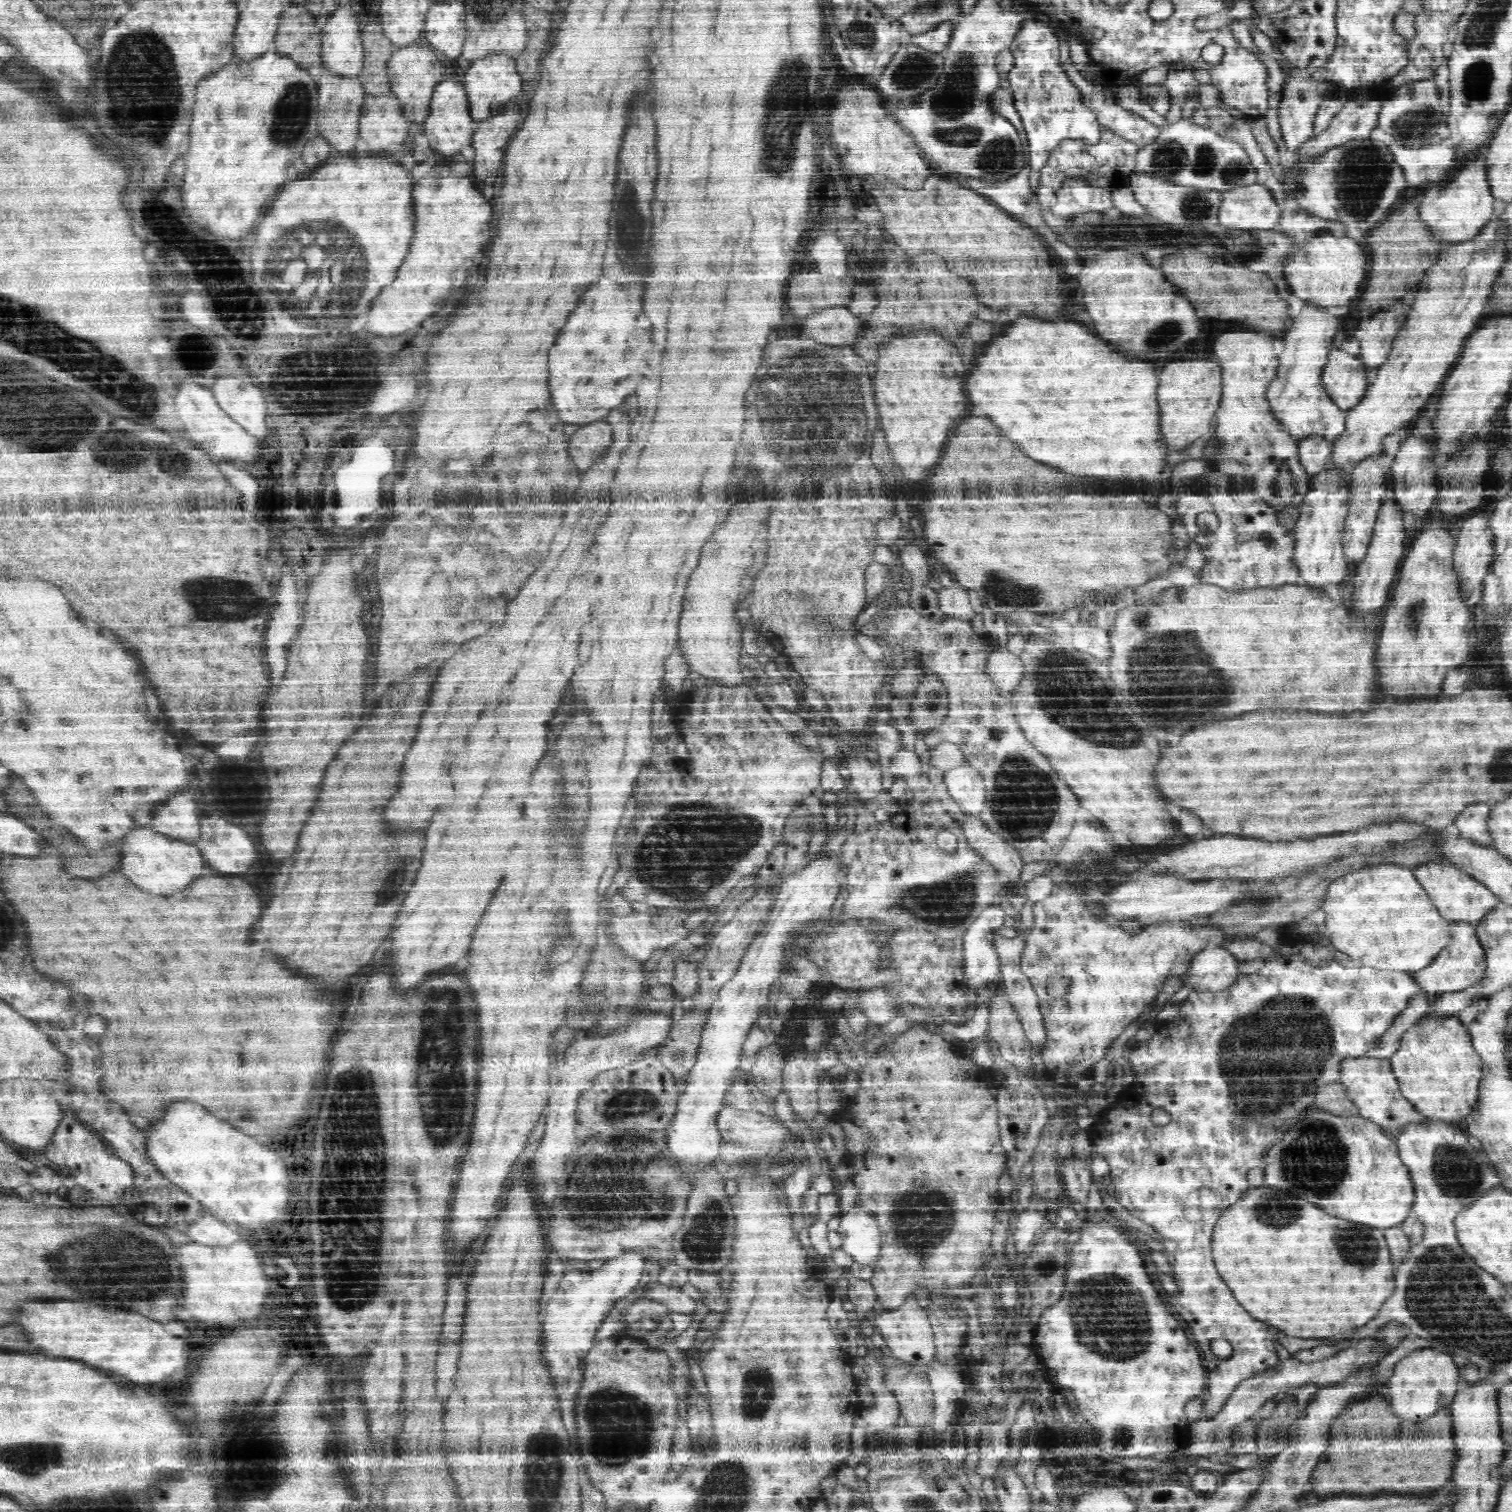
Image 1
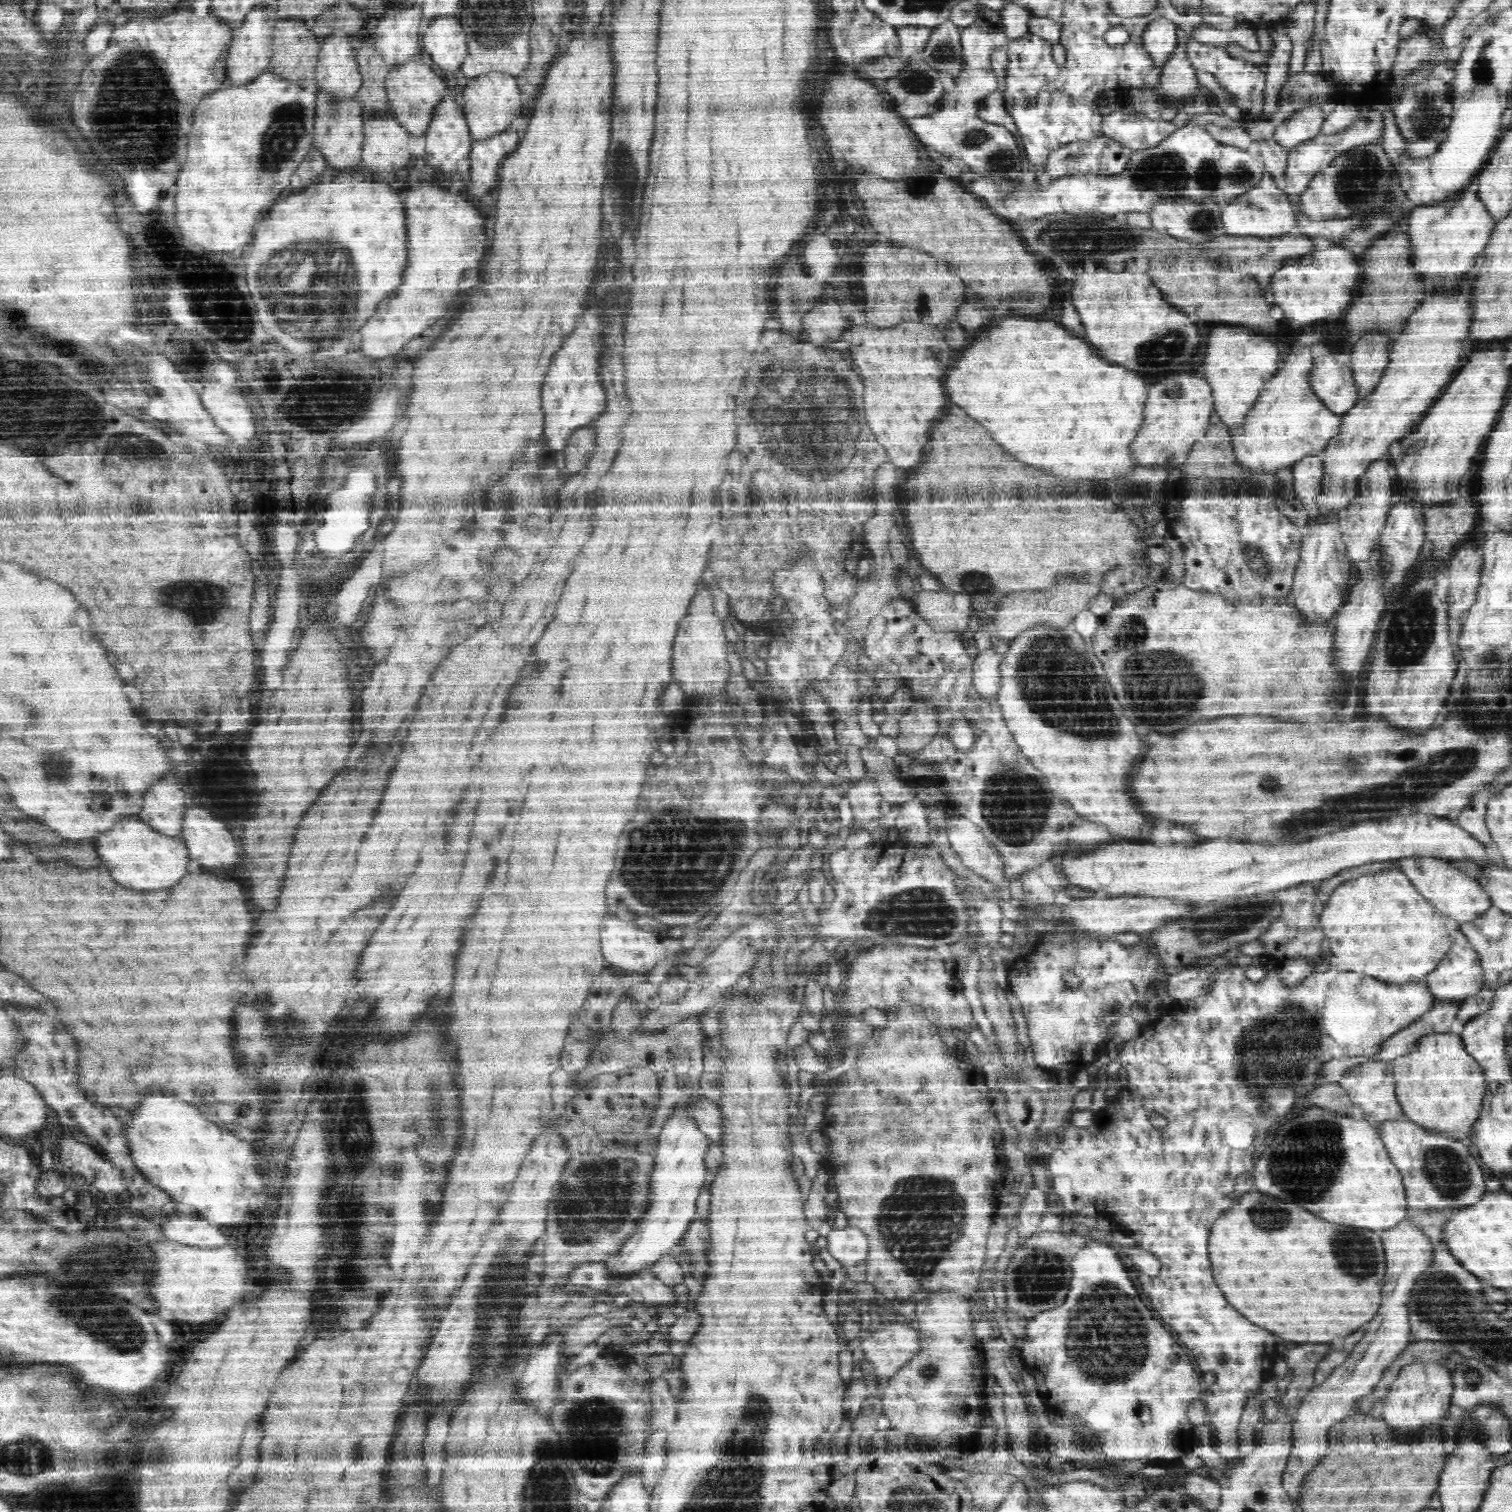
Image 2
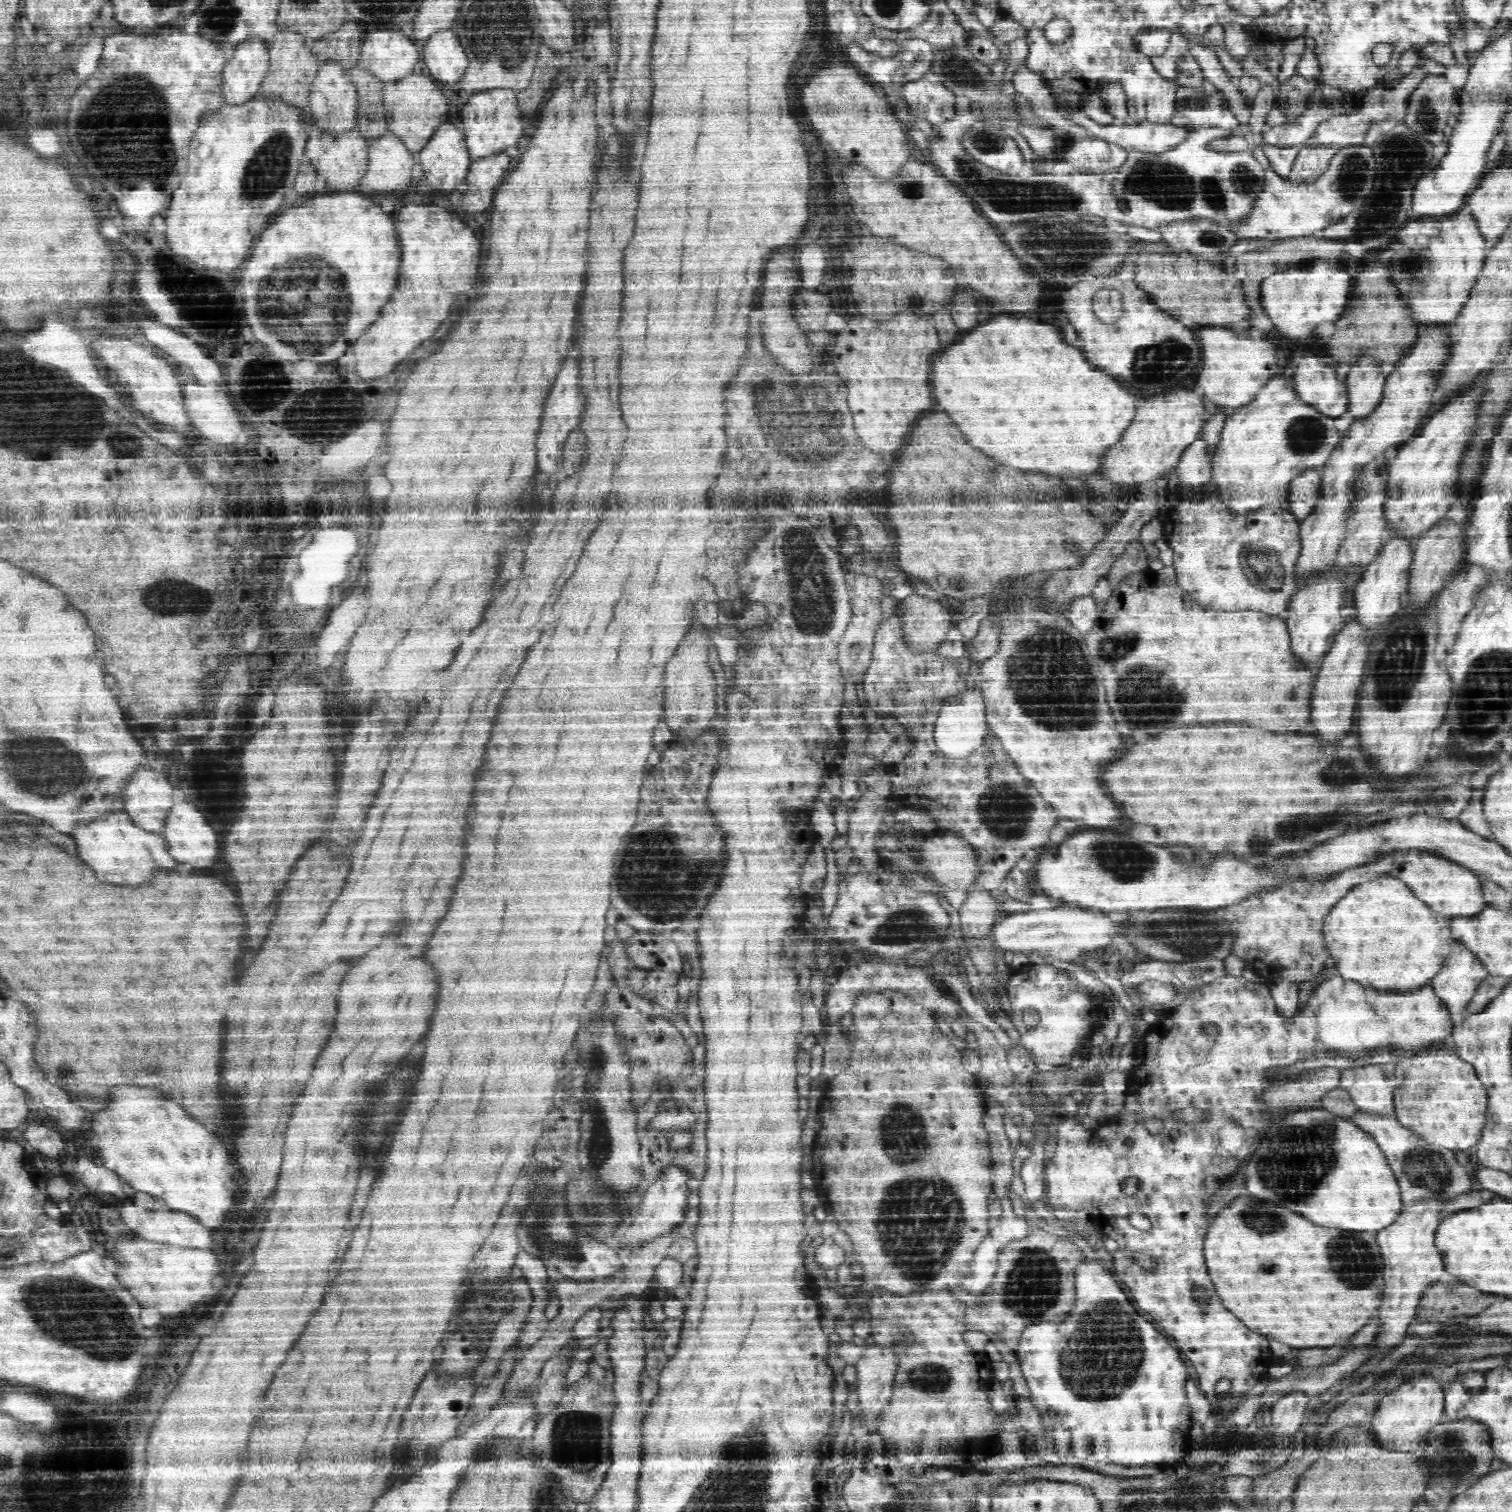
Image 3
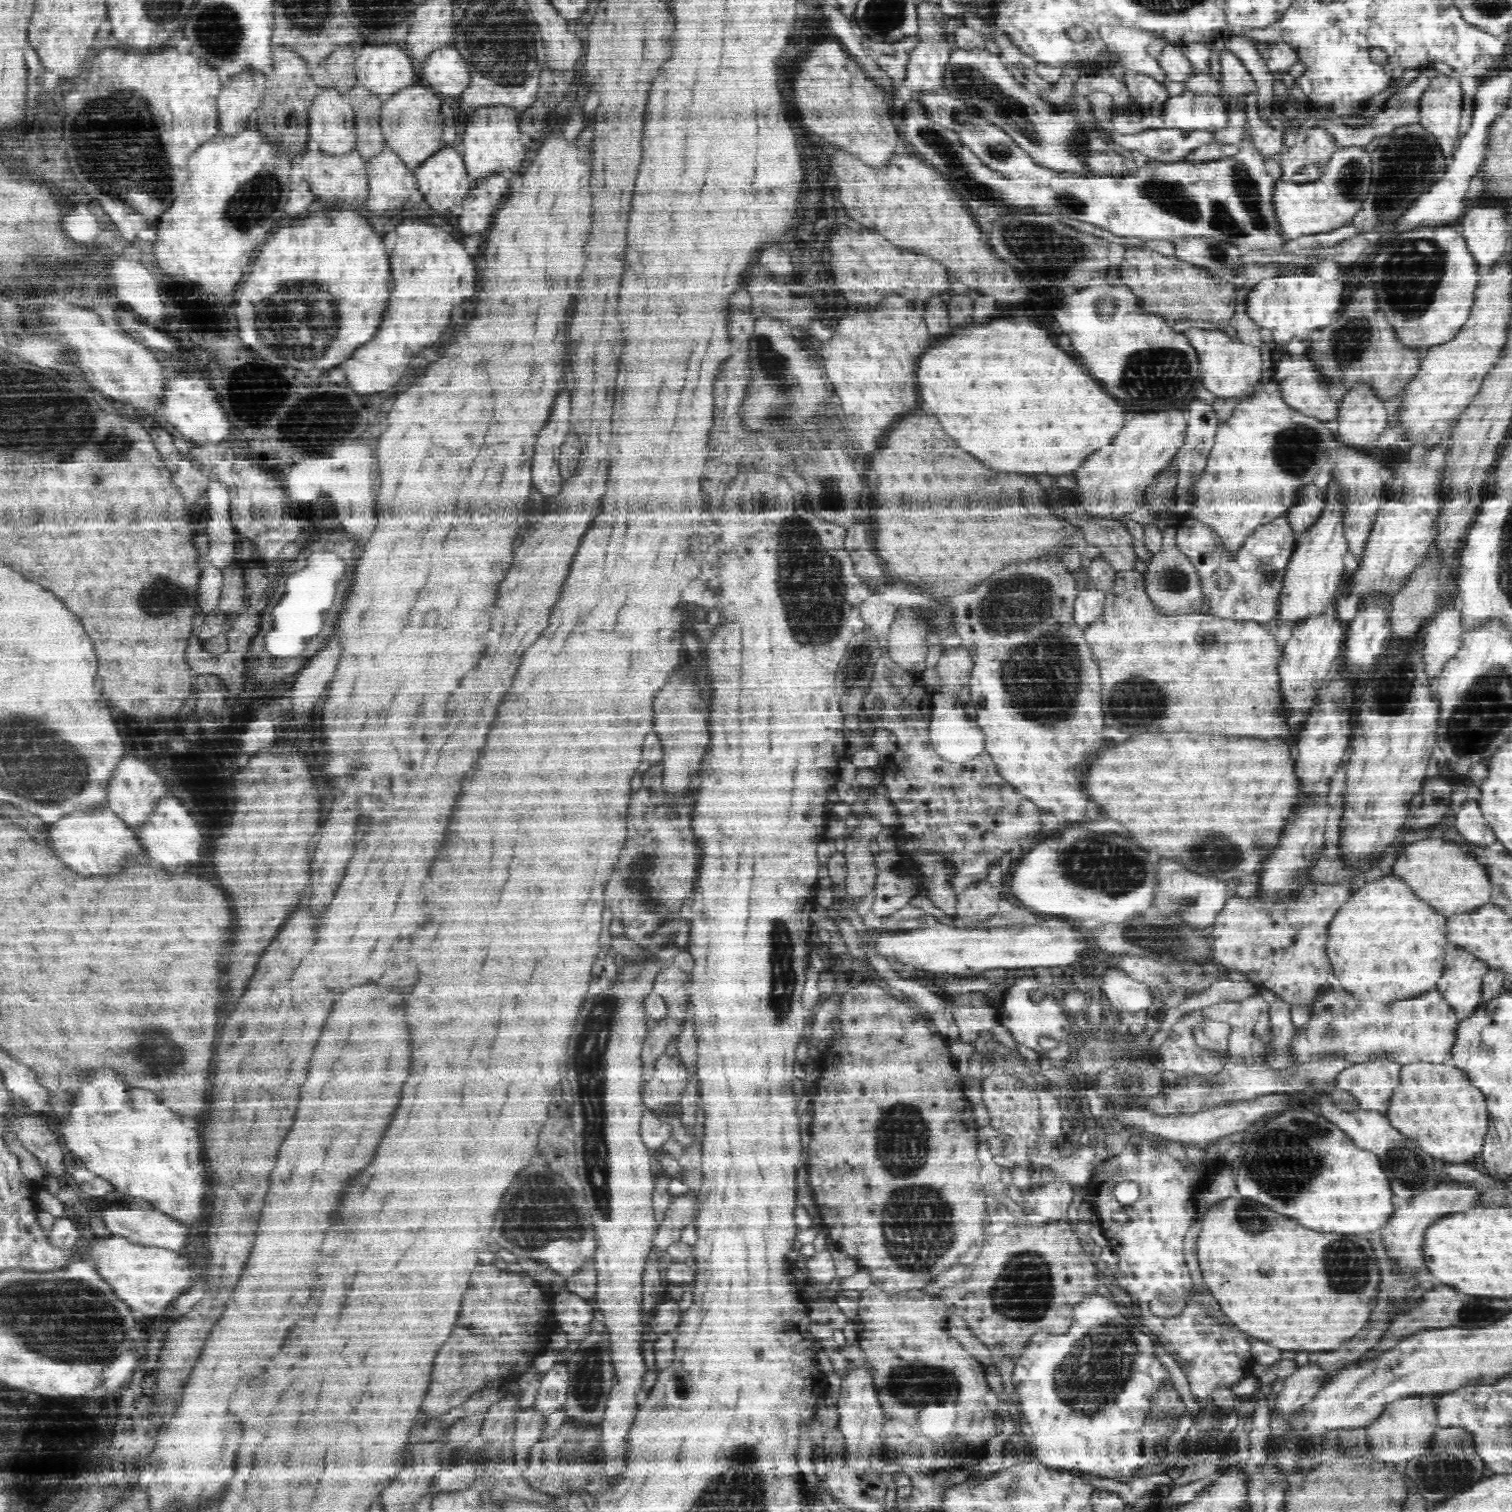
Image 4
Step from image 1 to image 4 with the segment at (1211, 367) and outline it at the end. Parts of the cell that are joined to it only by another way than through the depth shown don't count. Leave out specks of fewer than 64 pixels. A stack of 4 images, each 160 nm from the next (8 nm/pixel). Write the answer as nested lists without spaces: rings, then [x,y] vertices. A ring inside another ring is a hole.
[[[1170,406],[1164,410],[1150,410],[1128,420],[1112,444],[1094,452],[1094,456],[1086,460],[1086,466],[1076,472],[1080,480],[1080,506],[1094,516],[1115,518],[1115,521],[1142,507],[1145,488],[1155,481],[1159,473],[1171,466],[1186,442],[1187,408]]]

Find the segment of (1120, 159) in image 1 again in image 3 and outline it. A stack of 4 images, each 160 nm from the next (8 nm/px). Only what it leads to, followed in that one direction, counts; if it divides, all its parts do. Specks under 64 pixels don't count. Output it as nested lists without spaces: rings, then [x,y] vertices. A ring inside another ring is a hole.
[[[1088,136],[1068,148],[1062,156],[1062,162],[1070,164],[1072,170],[1080,172],[1108,172],[1118,170],[1126,162],[1128,153],[1122,146]]]

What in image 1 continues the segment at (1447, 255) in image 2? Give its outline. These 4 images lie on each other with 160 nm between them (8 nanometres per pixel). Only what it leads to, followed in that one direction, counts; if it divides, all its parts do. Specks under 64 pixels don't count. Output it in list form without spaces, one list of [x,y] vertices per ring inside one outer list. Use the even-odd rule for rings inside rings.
[[[1487,142],[1476,151],[1462,156],[1446,179],[1430,182],[1425,187],[1426,194],[1421,194],[1419,208],[1422,221],[1426,221],[1426,225],[1436,236],[1440,236],[1443,242],[1466,240],[1478,234],[1478,230],[1492,218],[1492,204],[1496,198],[1489,183],[1489,152],[1490,146]]]

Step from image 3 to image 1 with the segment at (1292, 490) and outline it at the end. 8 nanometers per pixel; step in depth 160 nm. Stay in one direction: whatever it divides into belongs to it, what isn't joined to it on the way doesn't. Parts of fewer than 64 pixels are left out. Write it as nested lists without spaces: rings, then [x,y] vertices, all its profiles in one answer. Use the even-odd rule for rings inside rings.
[[[1310,434],[1299,442],[1300,460],[1310,475],[1322,470],[1328,464],[1333,446],[1333,441],[1319,434]]]

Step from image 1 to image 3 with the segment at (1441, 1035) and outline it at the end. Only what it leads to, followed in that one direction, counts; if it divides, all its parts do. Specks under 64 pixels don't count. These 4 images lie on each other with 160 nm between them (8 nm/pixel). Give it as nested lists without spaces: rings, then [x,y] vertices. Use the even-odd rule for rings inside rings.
[[[1443,1041],[1434,1043],[1394,1065],[1397,1079],[1394,1092],[1395,1116],[1402,1124],[1422,1136],[1426,1142],[1456,1150],[1461,1155],[1462,1151],[1472,1148],[1478,1142],[1484,1128],[1484,1114],[1487,1112],[1486,1088],[1480,1082],[1474,1065],[1458,1057],[1456,1046],[1448,1048],[1448,1044]]]

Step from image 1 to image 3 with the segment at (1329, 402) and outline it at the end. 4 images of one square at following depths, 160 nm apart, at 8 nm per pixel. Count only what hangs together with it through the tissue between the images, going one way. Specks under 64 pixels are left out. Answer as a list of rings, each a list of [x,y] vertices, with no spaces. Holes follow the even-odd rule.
[[[1294,374],[1274,375],[1246,407],[1240,407],[1226,419],[1222,438],[1213,456],[1212,480],[1221,490],[1221,498],[1234,512],[1250,512],[1262,504],[1276,503],[1288,510],[1289,484],[1304,468],[1322,467],[1328,454],[1340,440],[1340,420],[1324,414],[1299,397]]]

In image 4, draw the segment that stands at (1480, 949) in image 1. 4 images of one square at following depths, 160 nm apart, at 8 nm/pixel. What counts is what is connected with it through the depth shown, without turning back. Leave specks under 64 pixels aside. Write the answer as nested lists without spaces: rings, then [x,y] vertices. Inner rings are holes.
[[[1458,948],[1458,952],[1460,956],[1454,960],[1454,966],[1446,968],[1440,976],[1438,990],[1459,1020],[1462,1020],[1481,1004],[1480,990],[1489,966],[1478,958],[1470,960],[1470,954],[1464,954],[1462,948]]]

